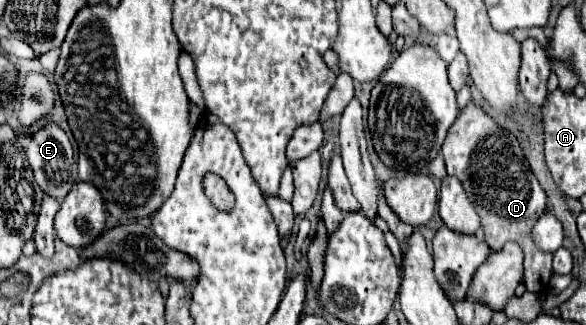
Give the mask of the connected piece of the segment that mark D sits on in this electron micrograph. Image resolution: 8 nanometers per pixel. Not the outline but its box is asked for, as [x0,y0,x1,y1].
[442,103,552,293]

